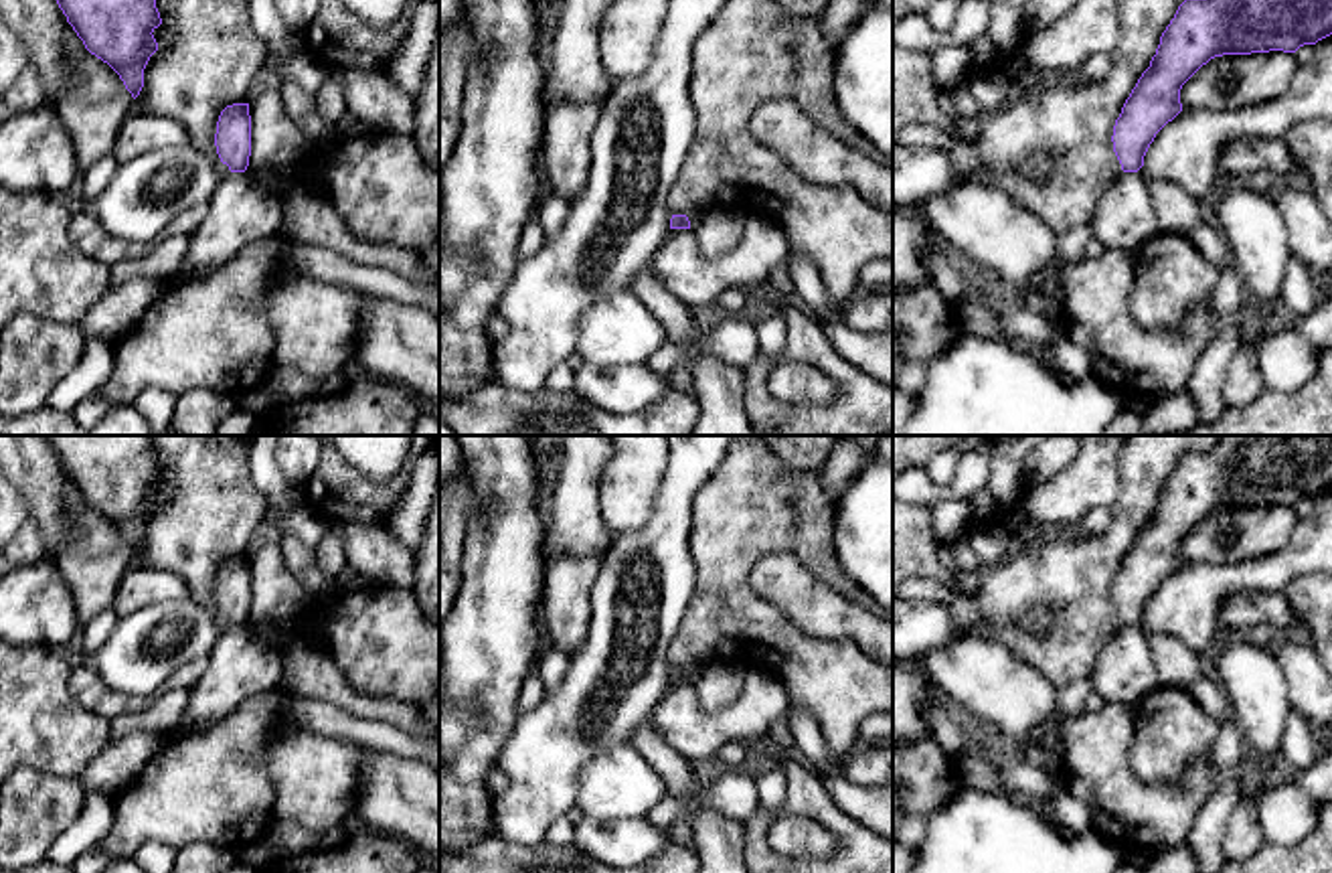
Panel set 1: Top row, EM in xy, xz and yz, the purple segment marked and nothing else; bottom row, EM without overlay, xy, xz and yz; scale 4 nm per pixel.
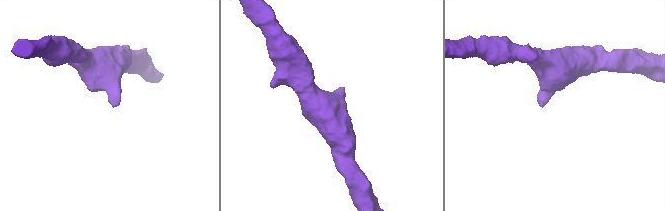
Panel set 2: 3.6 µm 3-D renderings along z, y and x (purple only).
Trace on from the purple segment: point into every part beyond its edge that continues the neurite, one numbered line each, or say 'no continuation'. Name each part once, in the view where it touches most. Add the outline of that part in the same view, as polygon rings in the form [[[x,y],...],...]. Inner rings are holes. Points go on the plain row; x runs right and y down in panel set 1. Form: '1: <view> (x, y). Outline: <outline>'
no continuation

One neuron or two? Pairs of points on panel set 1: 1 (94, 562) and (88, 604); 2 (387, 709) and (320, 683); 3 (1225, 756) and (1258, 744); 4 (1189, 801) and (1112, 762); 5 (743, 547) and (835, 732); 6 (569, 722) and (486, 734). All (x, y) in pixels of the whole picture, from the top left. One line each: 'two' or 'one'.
1: one
2: one
3: two
4: one
5: one
6: two

